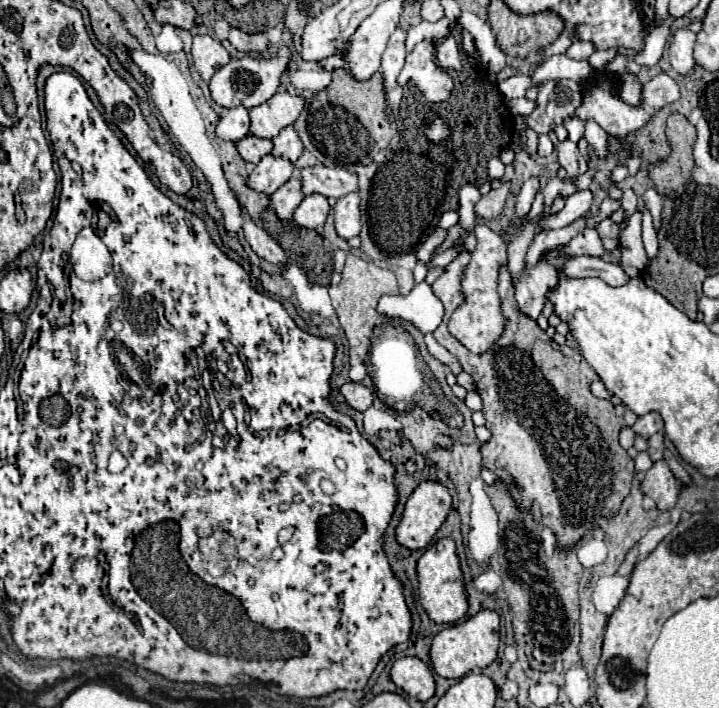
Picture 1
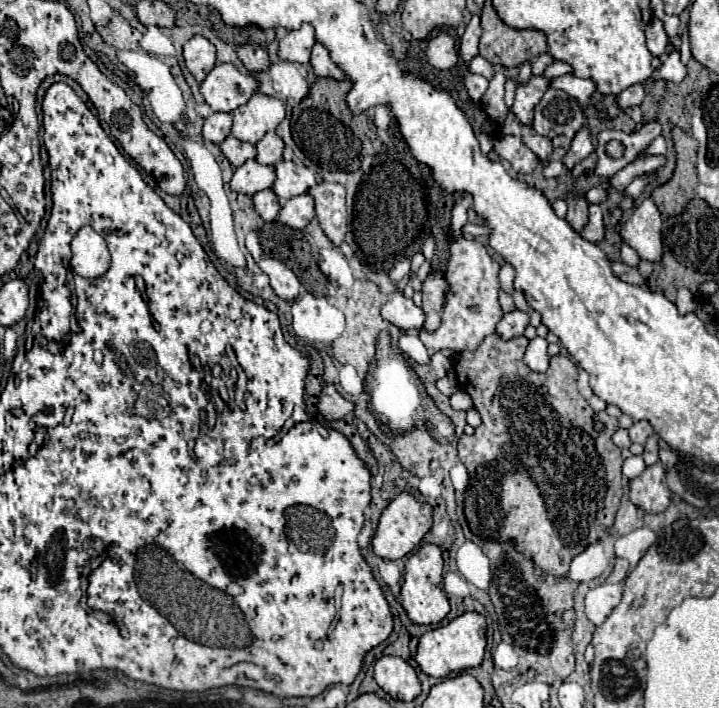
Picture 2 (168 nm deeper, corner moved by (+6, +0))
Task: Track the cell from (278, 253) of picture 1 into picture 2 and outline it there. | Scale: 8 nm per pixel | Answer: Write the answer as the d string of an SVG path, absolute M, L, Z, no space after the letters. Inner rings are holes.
M262 256L262 260L258 260L258 266L262 268L262 272L266 272L270 276L270 286L282 300L294 302L298 298L300 282L288 266L284 266L280 260L274 260L268 256Z

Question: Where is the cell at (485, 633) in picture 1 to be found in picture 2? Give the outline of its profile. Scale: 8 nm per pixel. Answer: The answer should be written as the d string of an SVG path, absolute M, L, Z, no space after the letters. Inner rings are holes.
M464 612L464 614L456 616L452 622L448 622L446 626L440 626L440 628L434 628L434 630L422 634L422 638L418 640L414 658L424 674L434 676L434 678L446 678L452 672L480 666L484 648L486 648L484 616L478 612Z

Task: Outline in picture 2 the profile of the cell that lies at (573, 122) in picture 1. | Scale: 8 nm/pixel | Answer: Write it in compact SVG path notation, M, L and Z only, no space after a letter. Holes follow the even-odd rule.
M582 128L574 136L574 140L572 140L572 144L570 144L570 148L568 148L568 152L566 152L566 156L564 156L562 162L566 164L566 168L574 168L574 164L578 164L580 160L584 160L592 152L594 152L594 144L590 140L590 132L588 132L588 128Z

